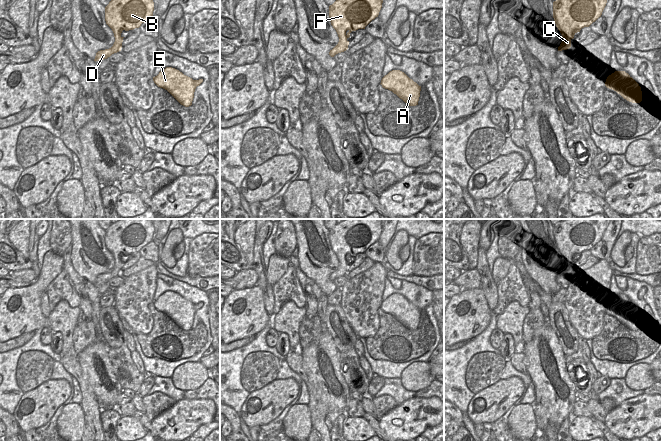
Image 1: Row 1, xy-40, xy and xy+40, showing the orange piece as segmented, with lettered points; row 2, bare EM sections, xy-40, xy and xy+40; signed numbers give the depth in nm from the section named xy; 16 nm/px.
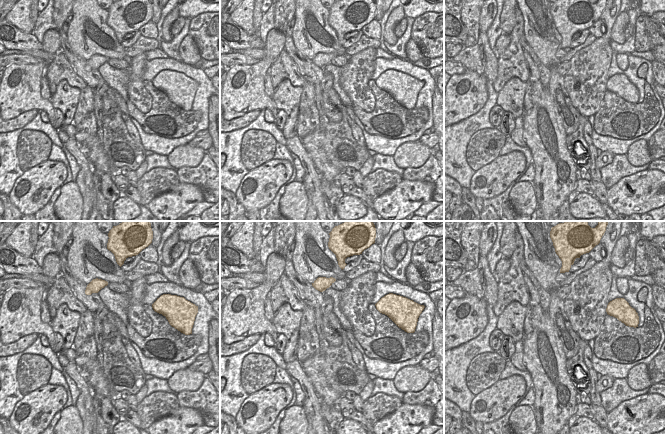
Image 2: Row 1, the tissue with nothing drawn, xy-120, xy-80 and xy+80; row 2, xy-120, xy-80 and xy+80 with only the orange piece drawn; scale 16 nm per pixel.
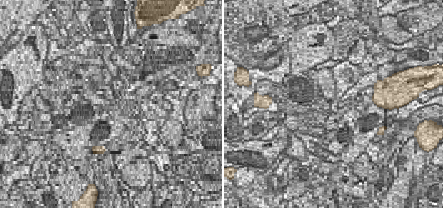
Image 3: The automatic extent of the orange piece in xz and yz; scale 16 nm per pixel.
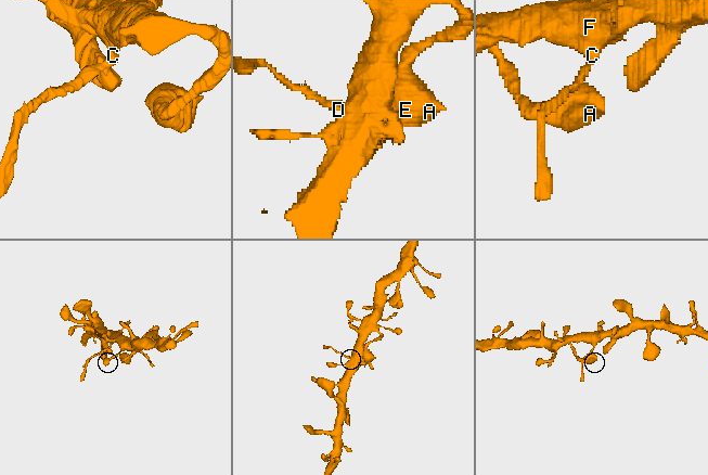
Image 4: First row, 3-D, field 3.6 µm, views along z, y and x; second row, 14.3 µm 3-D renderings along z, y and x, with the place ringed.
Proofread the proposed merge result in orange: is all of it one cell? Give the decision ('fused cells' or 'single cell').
fused cells

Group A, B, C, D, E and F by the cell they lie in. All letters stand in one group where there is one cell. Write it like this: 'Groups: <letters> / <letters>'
Groups: A B C E F / D.

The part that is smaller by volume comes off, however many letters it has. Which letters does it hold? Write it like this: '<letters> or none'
D

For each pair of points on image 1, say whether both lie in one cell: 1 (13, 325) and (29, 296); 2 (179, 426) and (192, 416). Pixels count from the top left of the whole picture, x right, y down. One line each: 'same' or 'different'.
1: same
2: same

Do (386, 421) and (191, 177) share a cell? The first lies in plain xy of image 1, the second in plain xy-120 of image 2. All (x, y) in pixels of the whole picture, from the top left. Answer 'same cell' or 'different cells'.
different cells

